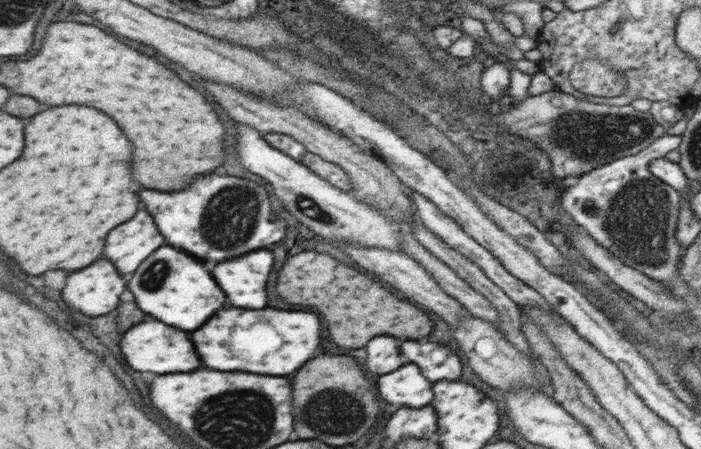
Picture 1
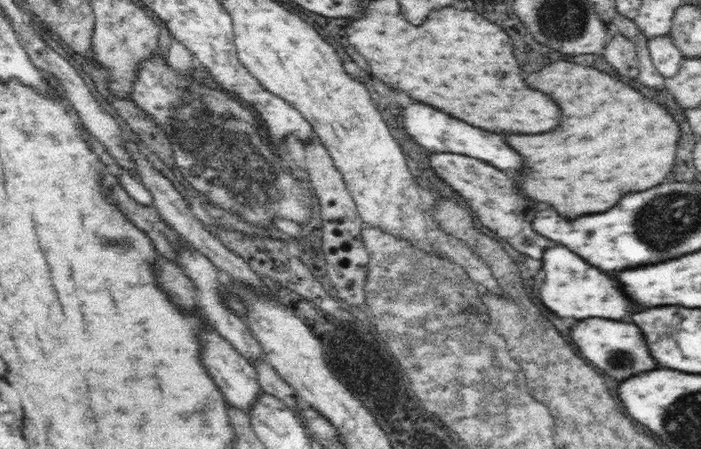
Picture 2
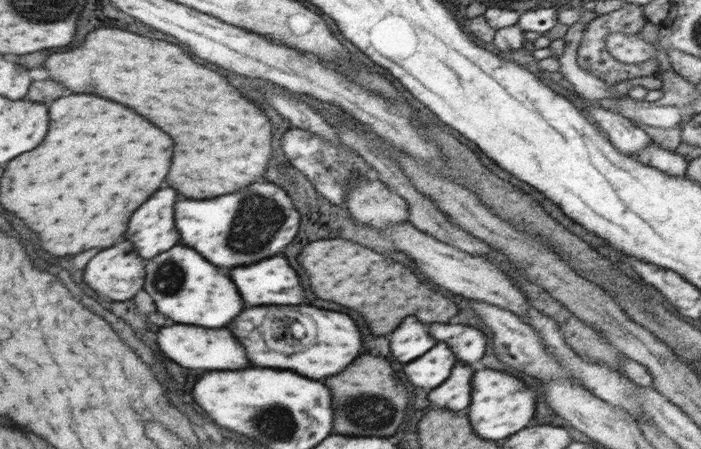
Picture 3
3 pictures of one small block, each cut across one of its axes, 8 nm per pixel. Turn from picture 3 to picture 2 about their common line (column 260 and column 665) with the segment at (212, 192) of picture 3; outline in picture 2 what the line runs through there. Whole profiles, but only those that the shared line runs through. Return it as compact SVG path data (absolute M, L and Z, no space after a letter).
M562 60L548 64L540 72L530 74L526 78L526 84L532 90L548 94L560 106L562 120L554 132L546 134L504 134L506 142L510 142L510 146L524 156L524 172L516 182L522 196L552 204L562 218L578 218L582 214L608 210L612 204L616 204L616 200L620 200L622 194L642 192L658 186L672 170L676 144L680 138L680 126L660 104L644 98L638 90L622 84L606 72Z

